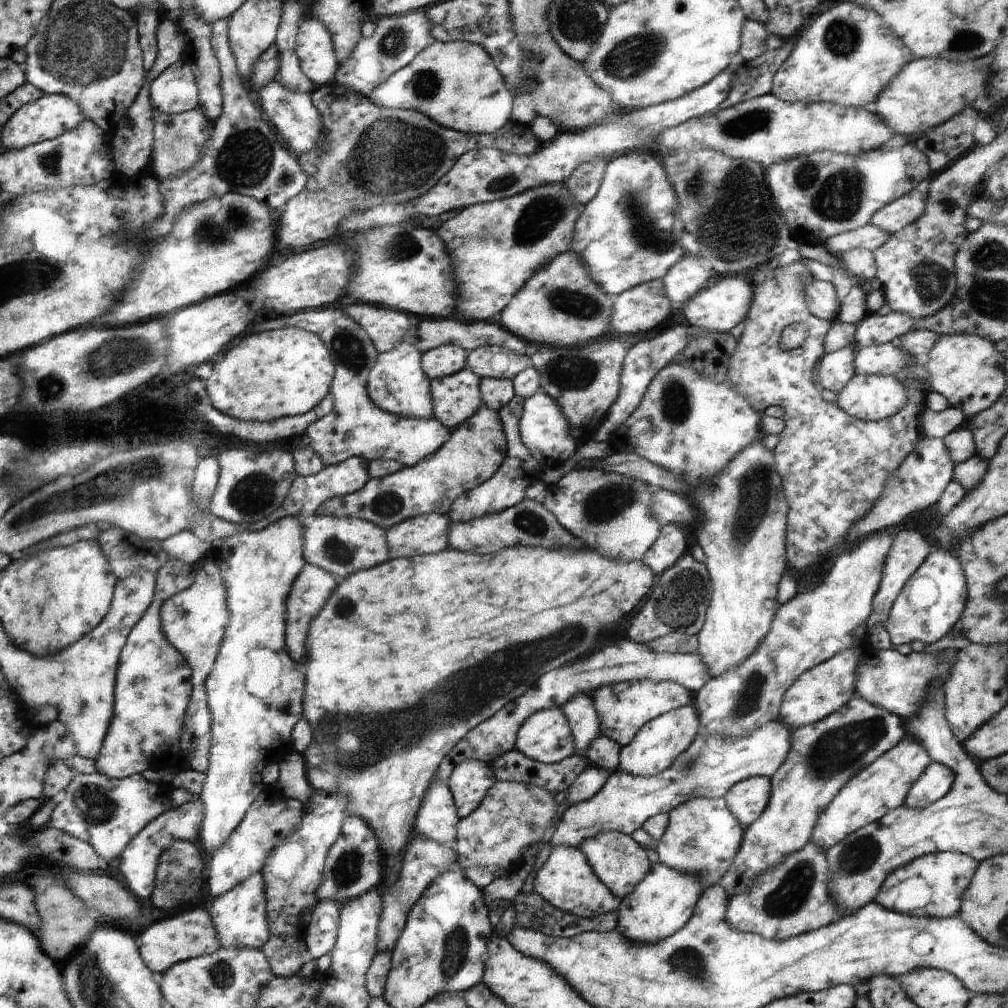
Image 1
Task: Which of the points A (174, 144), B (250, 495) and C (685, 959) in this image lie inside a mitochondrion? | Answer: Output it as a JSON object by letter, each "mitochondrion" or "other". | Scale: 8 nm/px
{"A":"mitochondrion","B":"mitochondrion","C":"mitochondrion"}

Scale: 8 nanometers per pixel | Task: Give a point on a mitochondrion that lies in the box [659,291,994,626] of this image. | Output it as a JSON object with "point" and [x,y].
{"point":[755,495]}

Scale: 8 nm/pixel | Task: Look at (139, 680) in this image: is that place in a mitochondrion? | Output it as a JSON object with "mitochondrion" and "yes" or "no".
{"mitochondrion":"yes"}

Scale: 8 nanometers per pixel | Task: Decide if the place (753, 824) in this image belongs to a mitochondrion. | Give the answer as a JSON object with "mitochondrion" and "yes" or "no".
{"mitochondrion":"no"}

